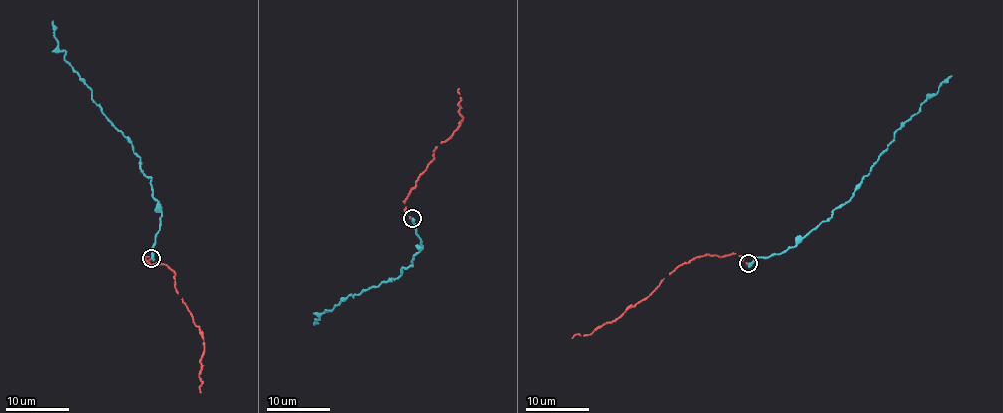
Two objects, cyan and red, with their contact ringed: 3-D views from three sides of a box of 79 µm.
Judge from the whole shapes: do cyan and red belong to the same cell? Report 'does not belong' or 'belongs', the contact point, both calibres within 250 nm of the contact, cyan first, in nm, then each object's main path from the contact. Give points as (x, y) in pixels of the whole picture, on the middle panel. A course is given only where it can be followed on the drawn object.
belongs; place (412, 218); calibres 280 and 170 nm; course cyan (411, 219), (422, 247), (412, 264), (394, 279), (347, 297), (320, 315), (314, 324); course red (411, 217), (405, 207), (405, 198), (432, 160), (433, 149), (453, 135), (463, 120), (458, 88)

